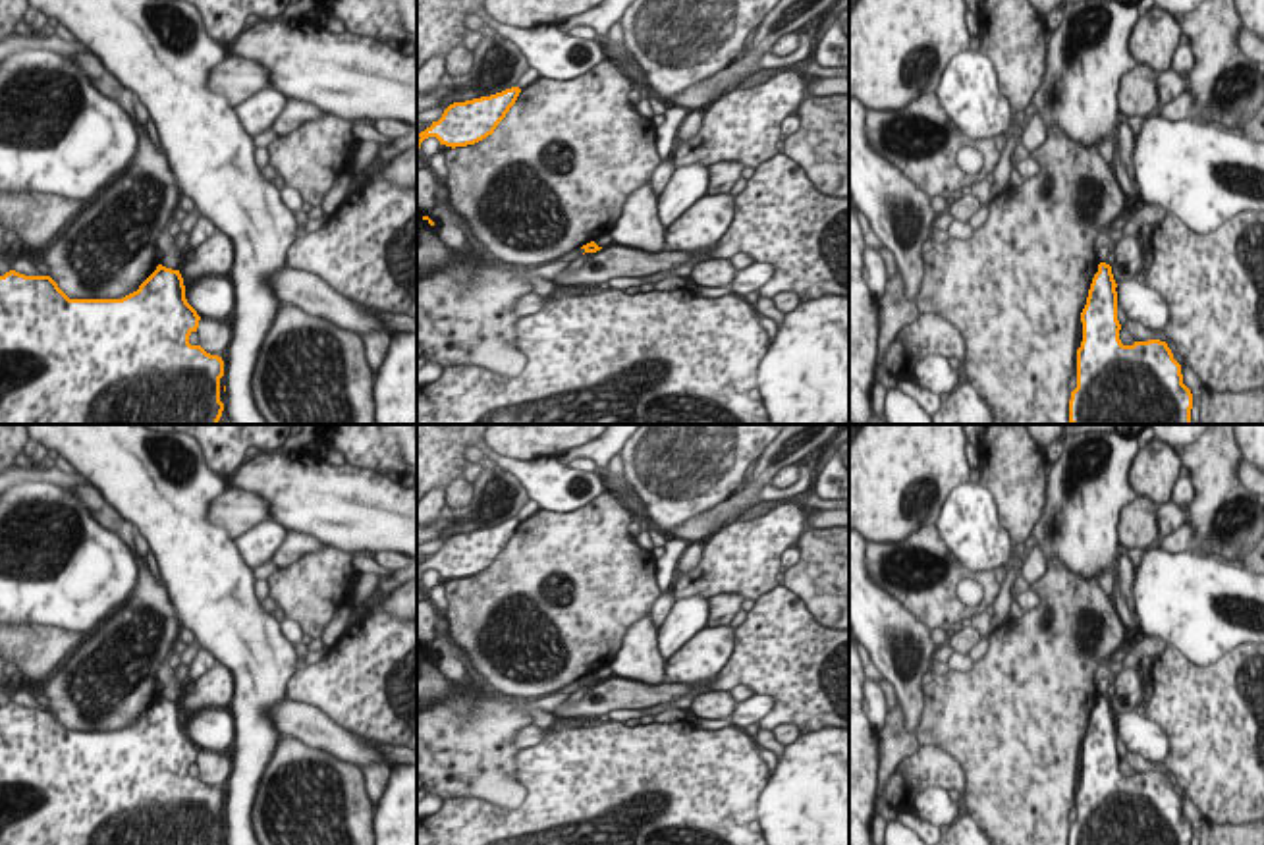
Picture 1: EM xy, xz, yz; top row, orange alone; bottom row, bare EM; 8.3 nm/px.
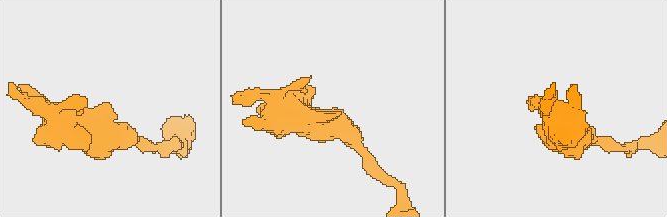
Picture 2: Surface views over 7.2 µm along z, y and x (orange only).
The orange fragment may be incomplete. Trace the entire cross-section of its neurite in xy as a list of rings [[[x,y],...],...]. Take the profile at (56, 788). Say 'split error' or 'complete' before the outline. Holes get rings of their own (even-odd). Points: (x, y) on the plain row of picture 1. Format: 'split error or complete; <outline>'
complete; [[[162,696],[122,731],[69,731],[50,708],[25,708],[15,702],[0,708],[0,845],[222,845],[220,810],[224,793],[191,777],[189,768],[197,764],[201,749],[185,731],[185,718],[179,702]]]

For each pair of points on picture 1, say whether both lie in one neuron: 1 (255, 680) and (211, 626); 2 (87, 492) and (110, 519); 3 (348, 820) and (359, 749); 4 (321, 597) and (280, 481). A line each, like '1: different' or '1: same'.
1: same
2: same
3: different
4: different

